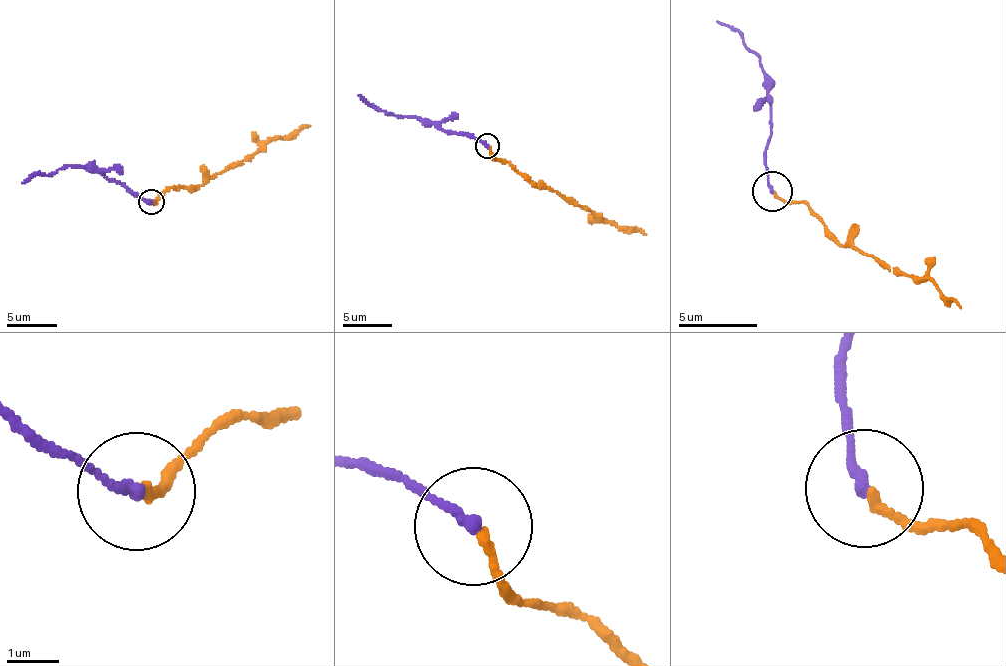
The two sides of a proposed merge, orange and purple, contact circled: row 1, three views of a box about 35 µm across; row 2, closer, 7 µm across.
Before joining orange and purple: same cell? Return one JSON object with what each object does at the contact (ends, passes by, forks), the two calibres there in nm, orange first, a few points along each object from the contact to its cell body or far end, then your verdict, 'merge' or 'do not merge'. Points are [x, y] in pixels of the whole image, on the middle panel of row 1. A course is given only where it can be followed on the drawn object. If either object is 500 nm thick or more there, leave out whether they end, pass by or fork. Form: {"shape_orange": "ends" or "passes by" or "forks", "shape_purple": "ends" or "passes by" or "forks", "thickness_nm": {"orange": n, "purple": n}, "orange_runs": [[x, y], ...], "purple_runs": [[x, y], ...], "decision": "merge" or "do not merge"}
{"shape_orange": "ends", "shape_purple": "ends", "thickness_nm": {"orange": 180, "purple": 200}, "orange_runs": [[488, 147], [495, 160], [507, 162], [537, 187], [557, 191], [609, 223], [634, 227], [646, 234]], "purple_runs": [[488, 145], [432, 124], [378, 111], [358, 95]], "decision": "merge"}

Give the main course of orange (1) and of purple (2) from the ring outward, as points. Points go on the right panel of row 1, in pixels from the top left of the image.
1: (775, 191), (795, 203), (807, 204), (844, 246), (888, 271), (933, 283), (945, 301), (961, 308)
2: (771, 191), (769, 91), (760, 53), (716, 21)

